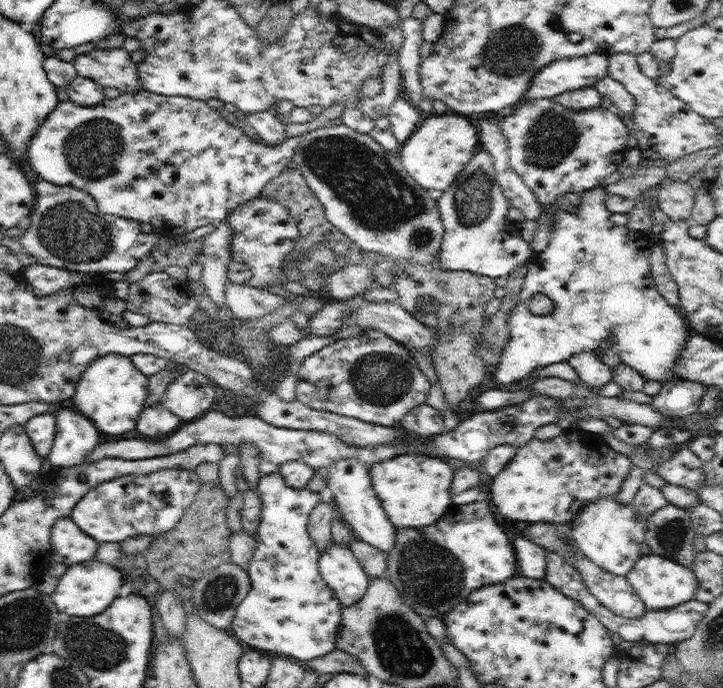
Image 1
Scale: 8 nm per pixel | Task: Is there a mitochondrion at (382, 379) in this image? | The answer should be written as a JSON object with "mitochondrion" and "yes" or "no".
{"mitochondrion":"yes"}

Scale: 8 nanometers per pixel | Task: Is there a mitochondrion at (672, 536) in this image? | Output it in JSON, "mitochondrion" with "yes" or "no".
{"mitochondrion":"yes"}

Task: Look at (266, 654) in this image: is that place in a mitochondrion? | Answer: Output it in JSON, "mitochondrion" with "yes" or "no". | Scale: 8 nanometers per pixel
{"mitochondrion":"no"}

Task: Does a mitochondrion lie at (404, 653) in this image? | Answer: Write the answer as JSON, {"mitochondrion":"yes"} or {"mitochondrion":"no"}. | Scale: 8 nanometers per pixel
{"mitochondrion":"yes"}

